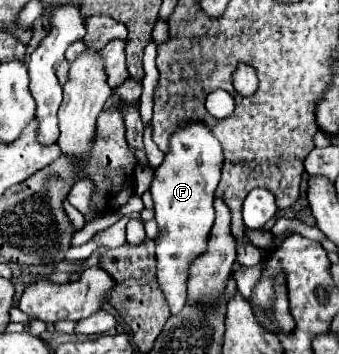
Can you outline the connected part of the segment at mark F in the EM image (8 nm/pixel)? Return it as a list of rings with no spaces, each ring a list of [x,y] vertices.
[[[180,122],[168,142],[164,162],[154,170],[150,194],[154,198],[156,222],[160,228],[156,236],[158,284],[172,314],[178,314],[186,302],[188,264],[206,250],[208,232],[214,222],[214,190],[220,182],[222,164],[222,146],[212,130],[208,130],[204,122]]]

